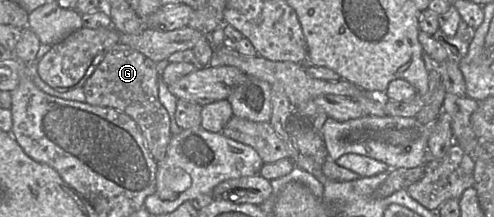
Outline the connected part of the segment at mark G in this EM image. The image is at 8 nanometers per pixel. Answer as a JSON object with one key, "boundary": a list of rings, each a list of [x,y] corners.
{"boundary":[[[118,43],[104,52],[101,62],[83,86],[86,103],[116,109],[138,124],[156,162],[165,156],[172,135],[168,111],[159,100],[159,77],[156,62],[132,47]]]}

